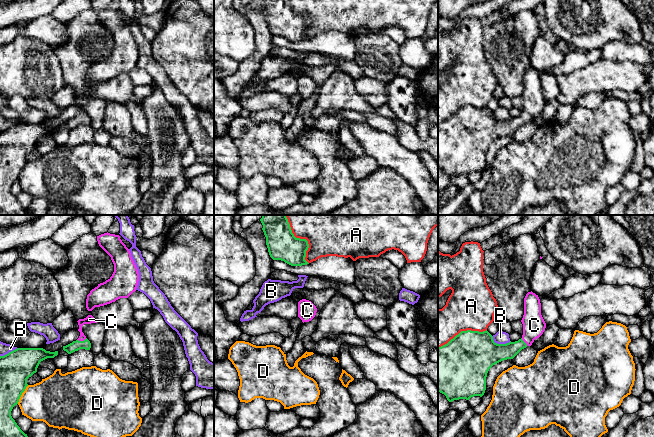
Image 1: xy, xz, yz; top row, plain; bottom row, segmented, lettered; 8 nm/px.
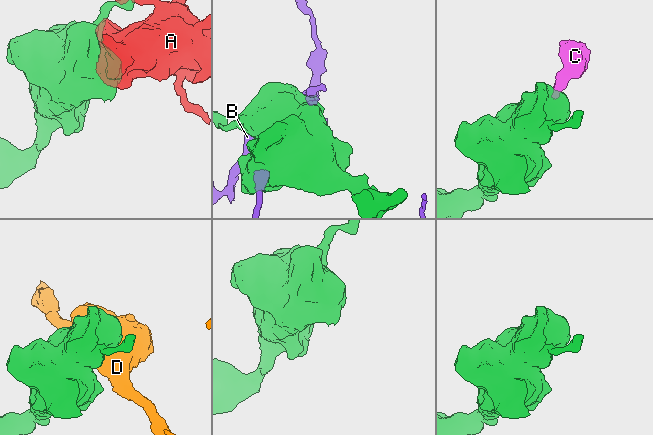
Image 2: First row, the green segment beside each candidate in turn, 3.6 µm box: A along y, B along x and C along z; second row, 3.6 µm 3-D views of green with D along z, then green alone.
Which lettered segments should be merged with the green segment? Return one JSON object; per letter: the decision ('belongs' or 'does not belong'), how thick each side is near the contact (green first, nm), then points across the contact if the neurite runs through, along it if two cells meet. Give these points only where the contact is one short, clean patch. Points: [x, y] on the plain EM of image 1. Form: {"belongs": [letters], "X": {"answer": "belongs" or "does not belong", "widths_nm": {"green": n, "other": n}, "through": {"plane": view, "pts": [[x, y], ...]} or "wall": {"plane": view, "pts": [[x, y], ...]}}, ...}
{"belongs": ["C"], "A": {"answer": "does not belong", "widths_nm": {"green": 400, "other": 380}}, "B": {"answer": "does not belong", "widths_nm": {"green": 380, "other": 100}}, "C": {"answer": "belongs", "widths_nm": {"green": 80, "other": 70}, "through": {"plane": "xy", "pts": [[76, 121], [81, 117], [80, 101], [89, 95]]}}, "D": {"answer": "does not belong", "widths_nm": {"green": 260, "other": 360}}}

